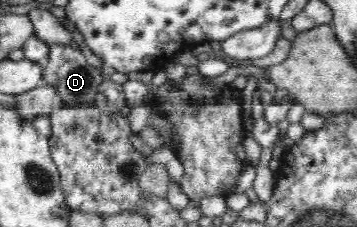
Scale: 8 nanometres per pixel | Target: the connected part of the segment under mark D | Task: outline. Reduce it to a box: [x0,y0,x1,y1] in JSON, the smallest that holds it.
[37,44,105,108]

